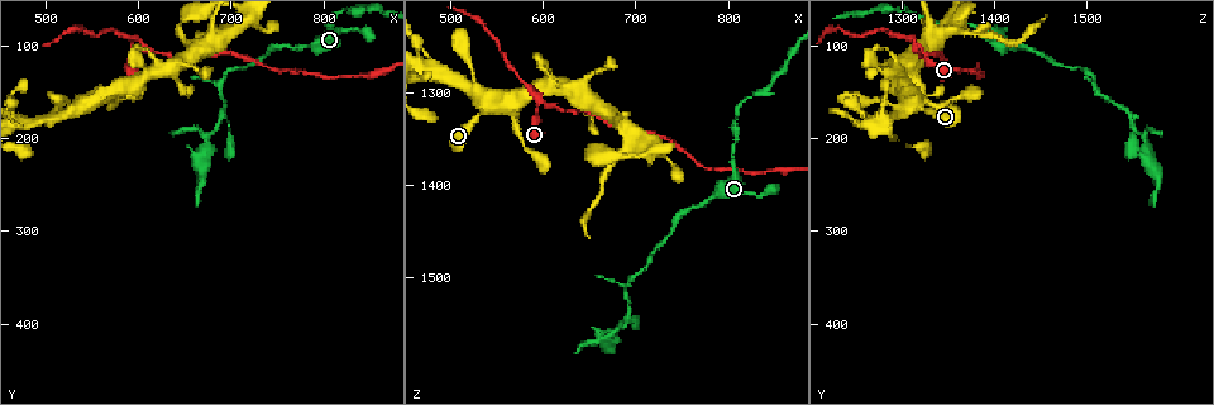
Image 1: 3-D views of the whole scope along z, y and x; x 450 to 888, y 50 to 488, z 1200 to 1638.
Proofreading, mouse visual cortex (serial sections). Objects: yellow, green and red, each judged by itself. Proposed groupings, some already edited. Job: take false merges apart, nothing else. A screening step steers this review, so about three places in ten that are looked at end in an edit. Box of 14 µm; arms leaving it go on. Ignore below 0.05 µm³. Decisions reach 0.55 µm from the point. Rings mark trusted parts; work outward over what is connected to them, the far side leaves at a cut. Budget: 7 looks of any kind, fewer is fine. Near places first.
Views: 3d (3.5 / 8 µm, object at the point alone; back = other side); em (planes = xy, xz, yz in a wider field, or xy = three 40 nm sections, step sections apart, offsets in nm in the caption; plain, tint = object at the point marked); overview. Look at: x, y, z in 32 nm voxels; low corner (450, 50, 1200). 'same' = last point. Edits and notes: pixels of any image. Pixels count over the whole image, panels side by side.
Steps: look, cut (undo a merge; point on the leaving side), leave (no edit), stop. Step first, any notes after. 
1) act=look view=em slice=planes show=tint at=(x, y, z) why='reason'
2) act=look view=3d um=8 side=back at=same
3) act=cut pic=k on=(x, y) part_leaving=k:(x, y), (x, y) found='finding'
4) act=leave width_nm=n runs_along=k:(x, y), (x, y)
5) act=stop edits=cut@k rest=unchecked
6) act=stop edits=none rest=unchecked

act=look view=em slice=xy step=5 show=tint at=(490, 180, 1285) why='calibre changes'

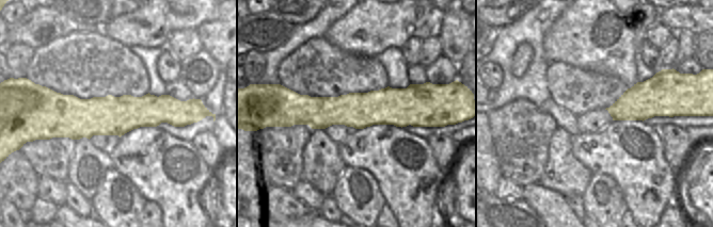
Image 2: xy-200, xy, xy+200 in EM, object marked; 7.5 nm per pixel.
act=look view=3d um=3.5 at=same

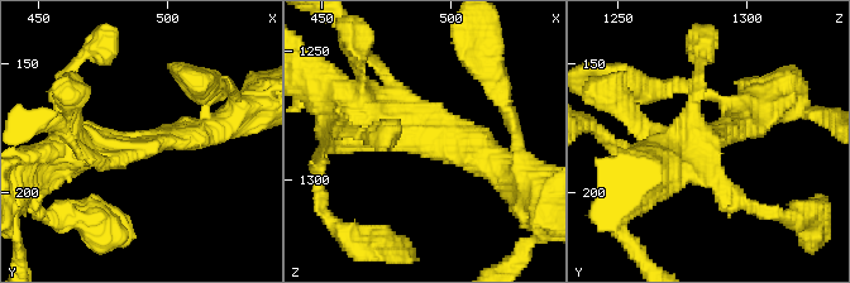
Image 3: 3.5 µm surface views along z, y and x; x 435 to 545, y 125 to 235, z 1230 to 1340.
act=leave width_nm=280 runs_along=3:(501, 168), (347, 120) found='continuous, no second cell'

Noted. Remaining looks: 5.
act=look view=3d um=3.5 at=(695, 80, 1350) why='calibre changes'

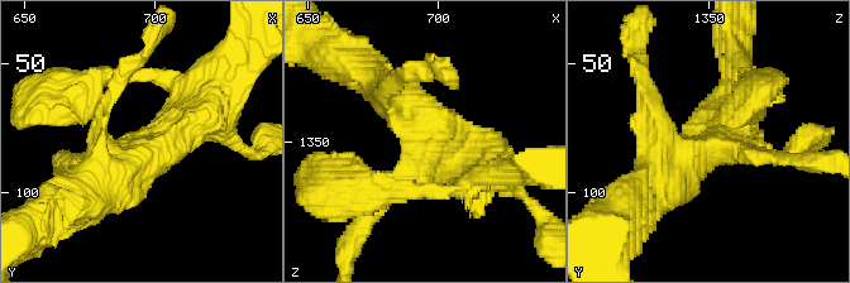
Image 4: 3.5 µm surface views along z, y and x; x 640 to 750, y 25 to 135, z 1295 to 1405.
act=look view=em slice=planes show=tint at=(696, 84, 1352) arms=3 arm_widths_nm=200,500,500 why='now the EM'

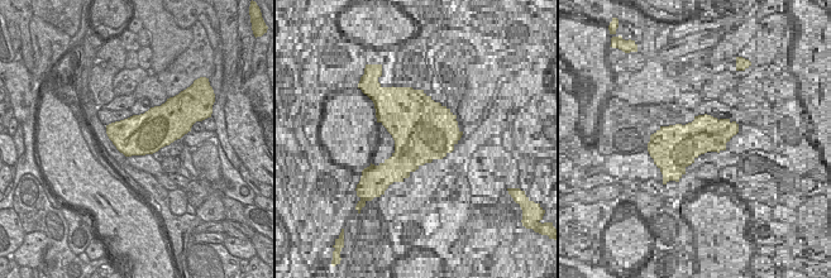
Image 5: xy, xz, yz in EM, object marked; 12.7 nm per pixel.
act=leave runs_along=4:(654, 193), (710, 150), (751, 96) found='one cell here'

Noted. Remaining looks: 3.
act=look view=3d um=3.5 at=(595, 90, 1310) why='sharp bend'

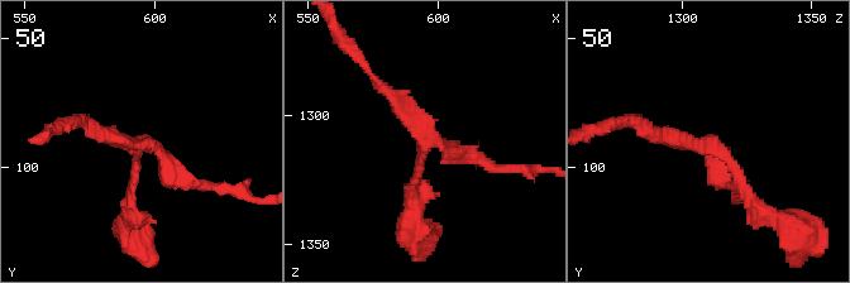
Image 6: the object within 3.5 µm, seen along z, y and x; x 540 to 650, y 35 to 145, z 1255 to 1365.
act=look view=em slice=xy step=3 show=tint at=(595, 91, 1311) arms=3 arm_widths_nm=150,200,200 why='now the EM'

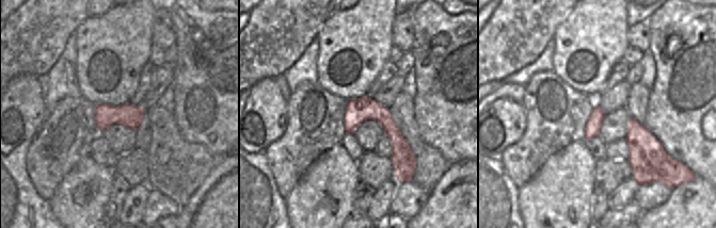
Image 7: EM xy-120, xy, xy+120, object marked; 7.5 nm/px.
act=look view=em slice=xy step=5 show=tint at=same

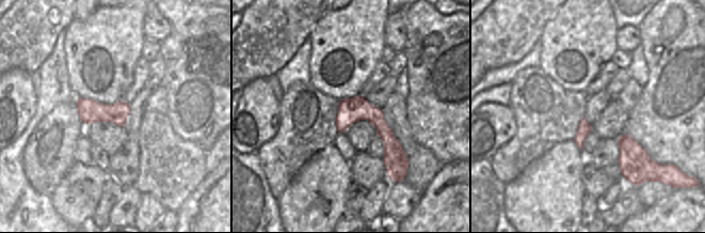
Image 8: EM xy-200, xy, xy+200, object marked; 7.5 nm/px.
act=leave runs_along=8:(341, 104), (365, 110), (403, 160) found='all the same cell'

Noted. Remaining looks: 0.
act=stop edits=none rest=unchecked

